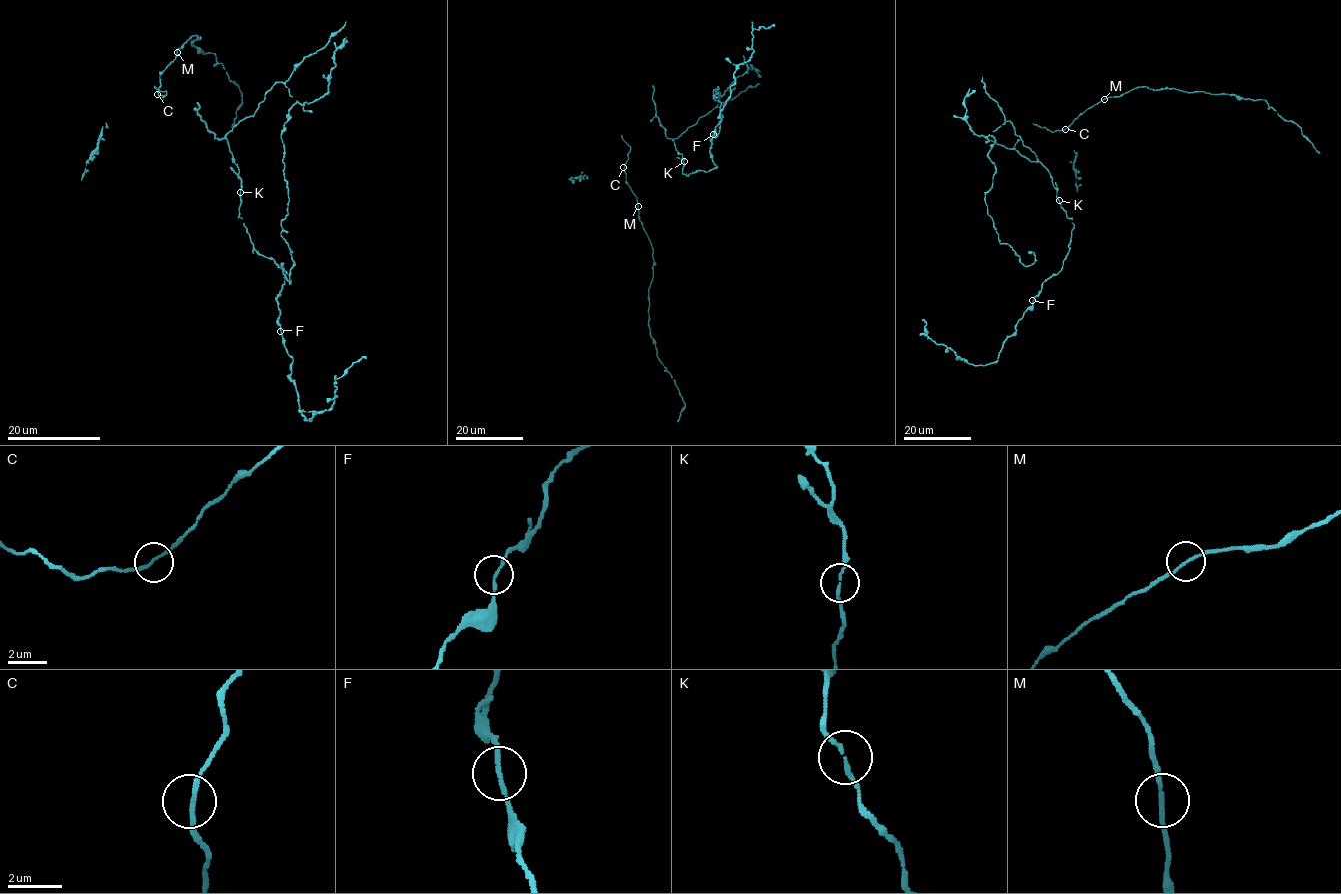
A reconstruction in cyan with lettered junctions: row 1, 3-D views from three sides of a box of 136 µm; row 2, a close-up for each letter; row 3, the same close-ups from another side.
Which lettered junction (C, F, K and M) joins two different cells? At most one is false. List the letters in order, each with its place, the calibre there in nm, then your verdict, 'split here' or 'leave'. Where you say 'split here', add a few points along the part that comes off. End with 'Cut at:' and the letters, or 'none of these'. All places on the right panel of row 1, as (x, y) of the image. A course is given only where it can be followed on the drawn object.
C: (1065, 129) | 150 nm | leave
F: (1032, 300) | 150 nm | leave
K: (1059, 200) | 130 nm | leave
M: (1104, 99) | 130 nm | leave
Cut at: none of these

